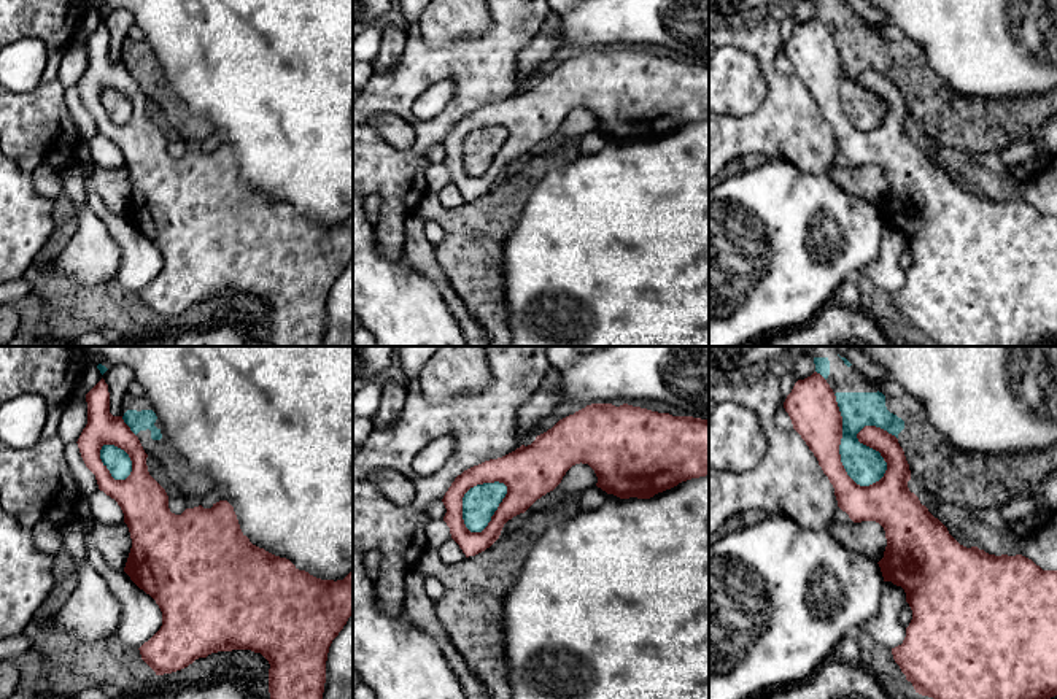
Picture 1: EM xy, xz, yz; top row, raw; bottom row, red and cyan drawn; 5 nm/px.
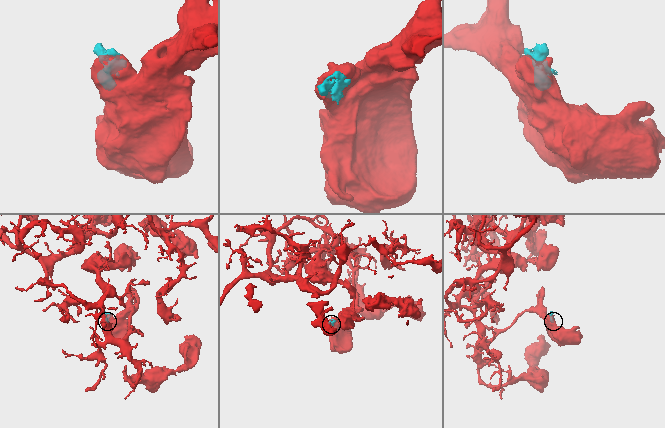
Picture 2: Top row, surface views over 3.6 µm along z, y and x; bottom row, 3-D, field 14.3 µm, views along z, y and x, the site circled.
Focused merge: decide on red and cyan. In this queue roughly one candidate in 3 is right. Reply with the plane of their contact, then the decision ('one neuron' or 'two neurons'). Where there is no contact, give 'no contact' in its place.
yz | two neurons

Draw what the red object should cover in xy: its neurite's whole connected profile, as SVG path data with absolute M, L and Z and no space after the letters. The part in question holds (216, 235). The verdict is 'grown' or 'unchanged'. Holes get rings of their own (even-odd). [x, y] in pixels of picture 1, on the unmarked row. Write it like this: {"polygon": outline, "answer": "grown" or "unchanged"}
{"polygon": "M103 22L86 38L86 46L87 68L76 86L81 102L95 119L99 133L114 143L124 157L132 183L124 216L162 256L161 273L138 292L141 303L156 319L164 319L211 297L251 294L261 297L270 308L269 337L273 346L321 346L329 291L353 259L353 214L343 224L321 224L299 214L289 203L253 189L242 176L234 151L227 145L219 145L211 153L199 149L186 153L181 159L172 157L165 133L148 116L148 98L138 81L122 60L110 57L110 37ZM103 89L114 89L129 98L132 116L126 124L114 124L102 106Z", "answer": "unchanged"}

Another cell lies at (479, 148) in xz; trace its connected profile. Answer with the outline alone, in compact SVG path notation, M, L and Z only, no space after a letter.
M483 127L470 132L463 141L463 164L470 176L482 176L507 138L504 127Z

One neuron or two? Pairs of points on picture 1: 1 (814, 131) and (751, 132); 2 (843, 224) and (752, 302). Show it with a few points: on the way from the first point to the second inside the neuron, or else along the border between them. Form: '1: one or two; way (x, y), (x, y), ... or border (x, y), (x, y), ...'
1: one; way (798, 131), (766, 132)
2: one; way (820, 235), (774, 280)

